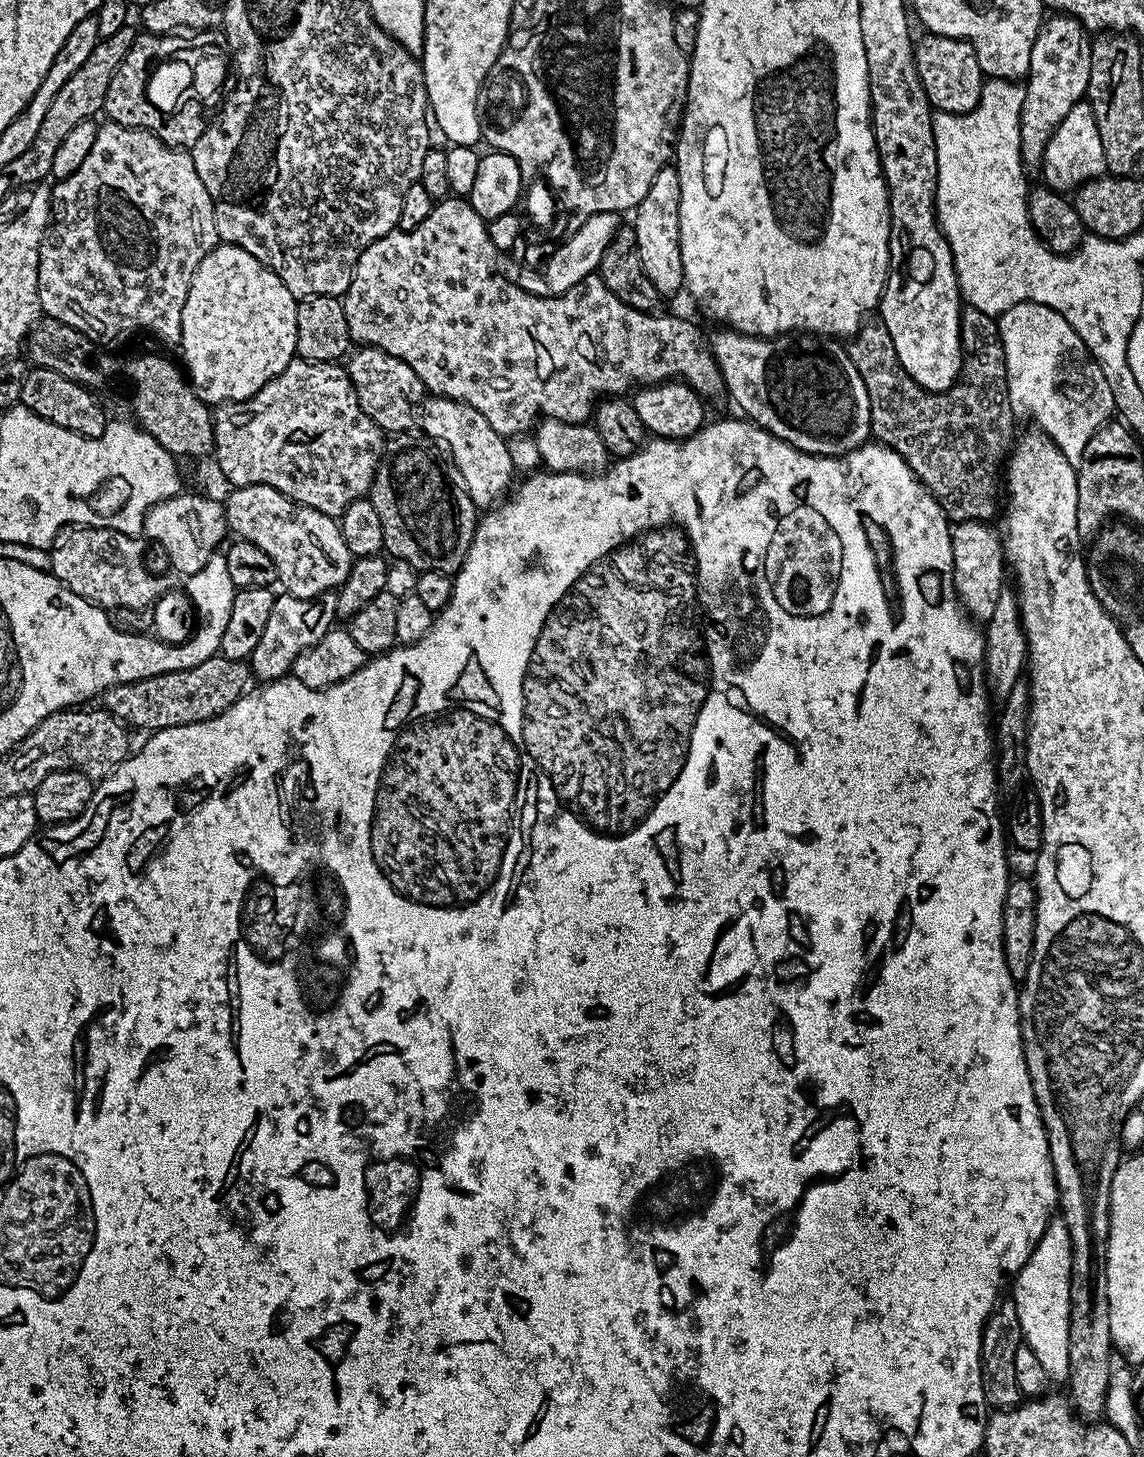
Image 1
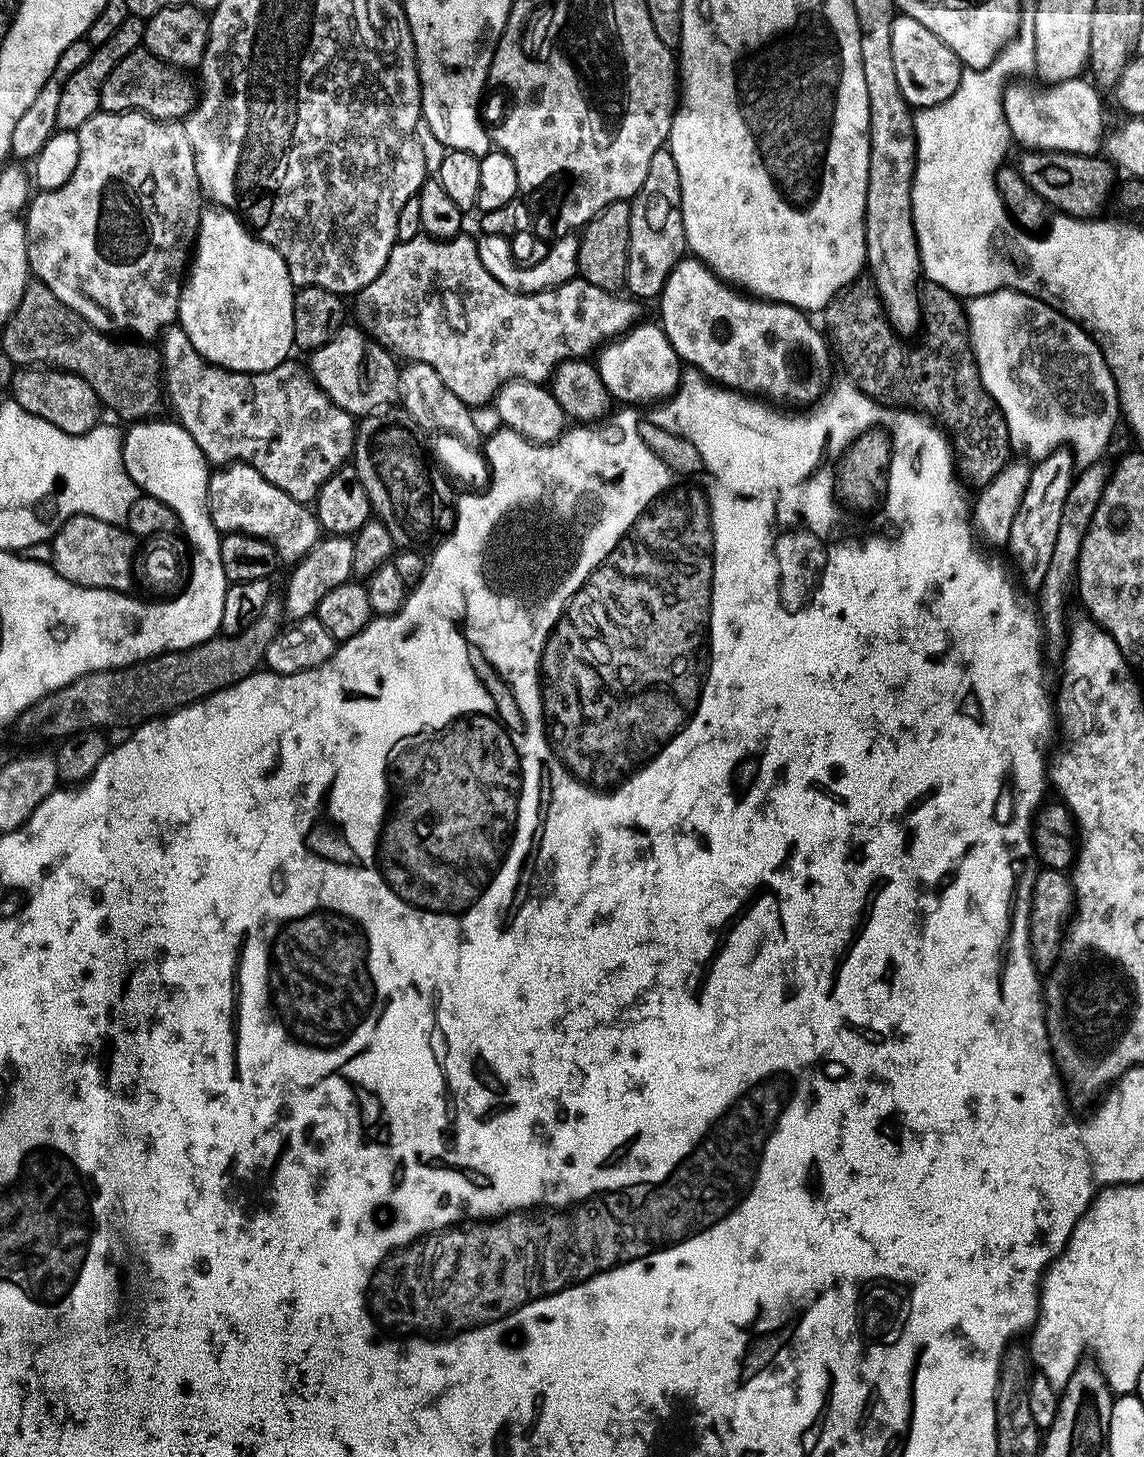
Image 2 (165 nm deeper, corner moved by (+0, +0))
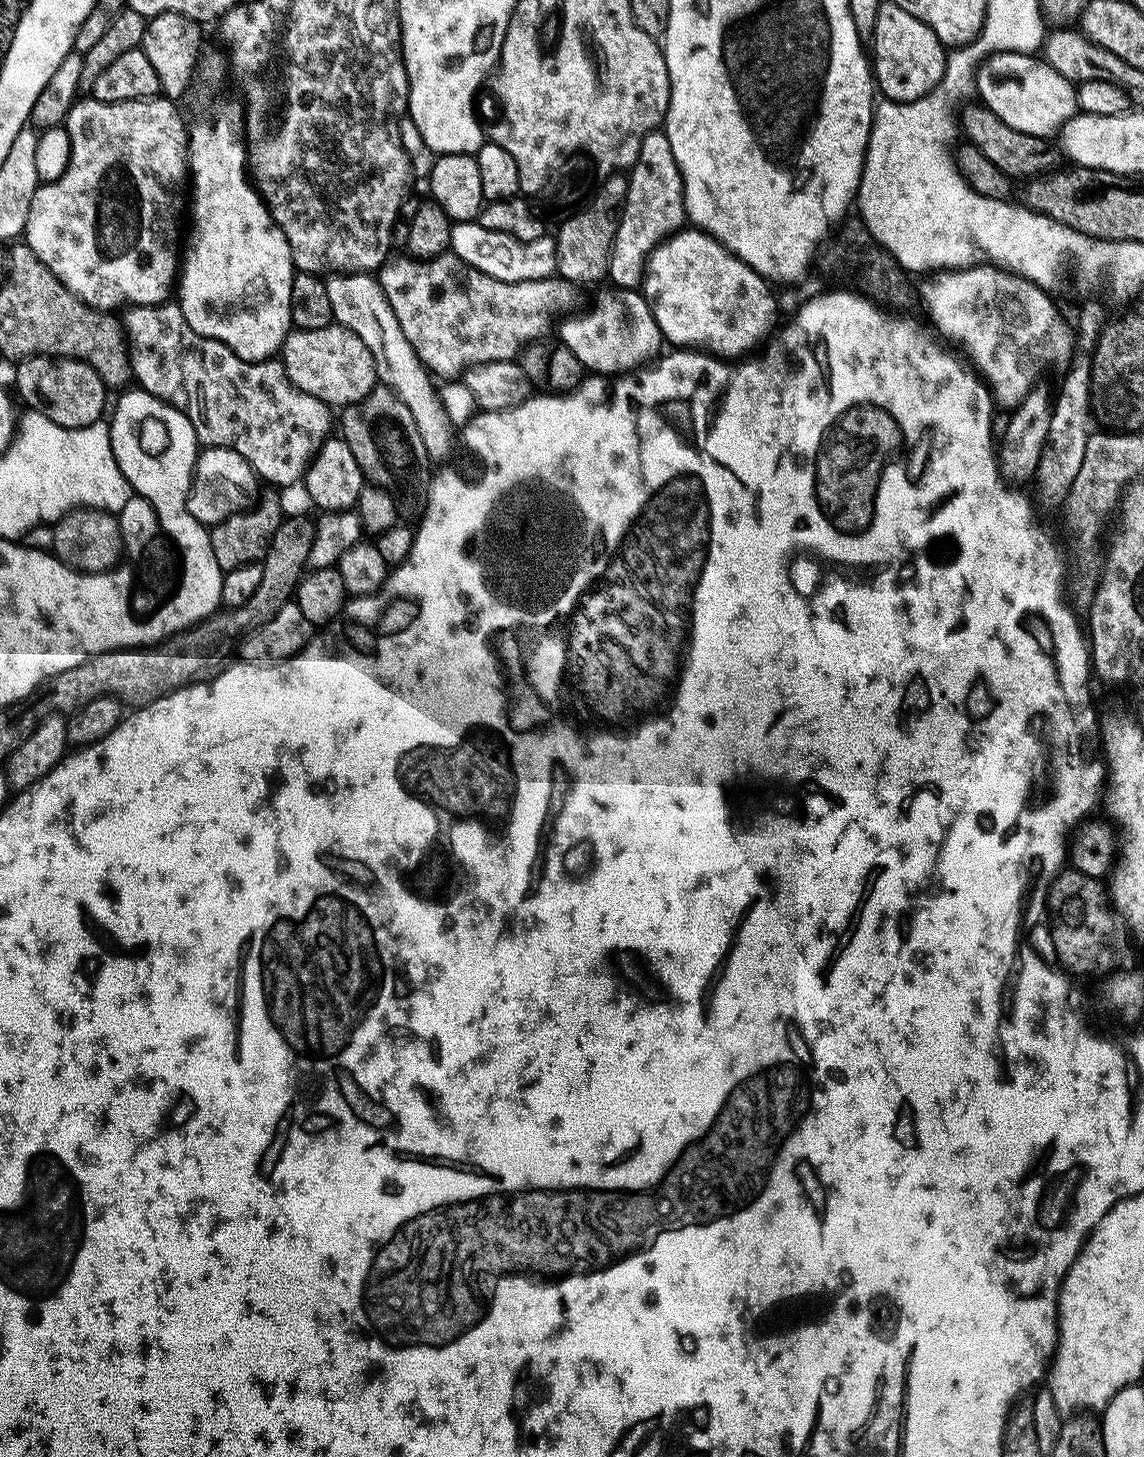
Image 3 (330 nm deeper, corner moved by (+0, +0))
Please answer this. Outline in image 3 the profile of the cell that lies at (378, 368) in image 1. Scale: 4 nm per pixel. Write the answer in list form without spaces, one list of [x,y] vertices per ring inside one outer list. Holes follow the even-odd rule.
[[[335,322],[327,324],[322,330],[289,331],[288,337],[280,347],[278,359],[284,365],[284,372],[290,378],[290,382],[298,390],[318,398],[329,406],[347,406],[358,402],[366,398],[366,394],[370,394],[370,390],[378,384],[378,360],[367,339],[360,332],[351,332]]]

